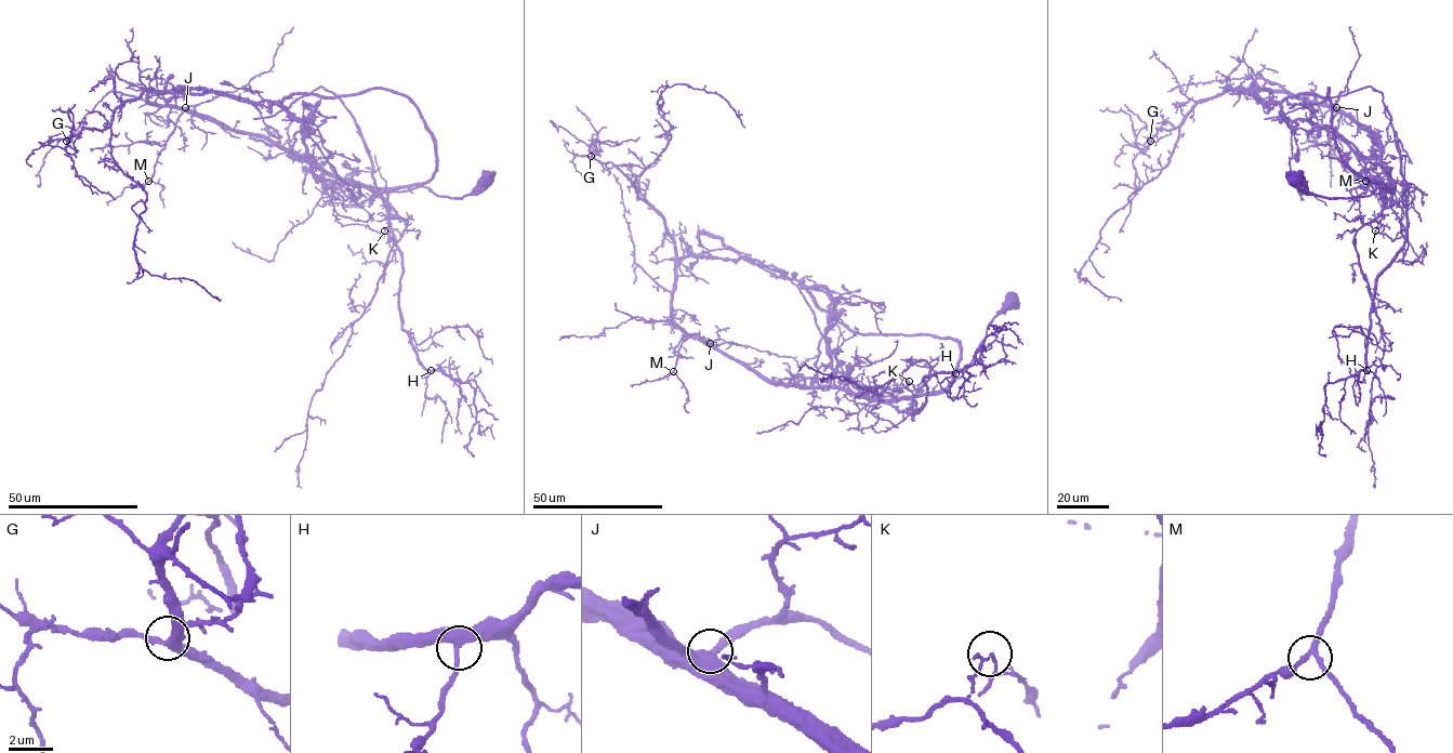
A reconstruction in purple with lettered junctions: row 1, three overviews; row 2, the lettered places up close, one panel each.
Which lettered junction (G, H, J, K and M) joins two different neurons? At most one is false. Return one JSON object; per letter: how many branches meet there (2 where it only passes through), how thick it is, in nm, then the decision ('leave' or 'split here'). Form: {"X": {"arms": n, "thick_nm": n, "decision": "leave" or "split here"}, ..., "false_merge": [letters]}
{"G": {"arms": 3, "thick_nm": 400, "decision": "leave"}, "H": {"arms": 3, "thick_nm": 400, "decision": "leave"}, "J": {"arms": 2, "thick_nm": 440, "decision": "leave"}, "K": {"arms": 2, "thick_nm": 110, "decision": "split here"}, "M": {"arms": 3, "thick_nm": 200, "decision": "leave"}, "false_merge": ["K"]}

